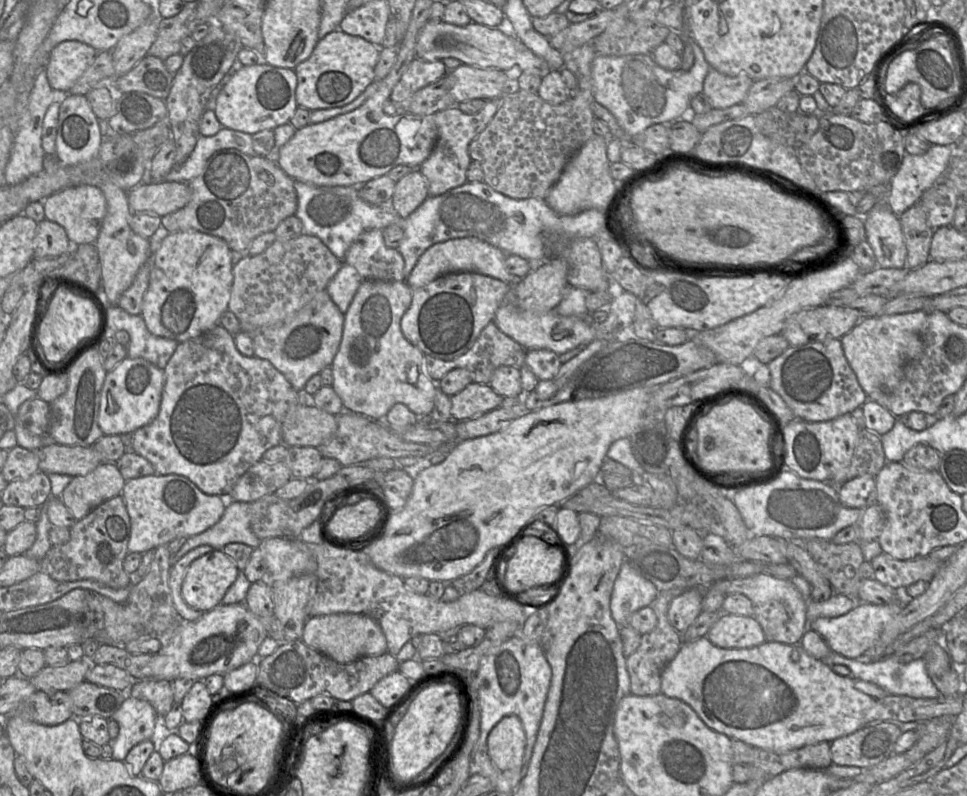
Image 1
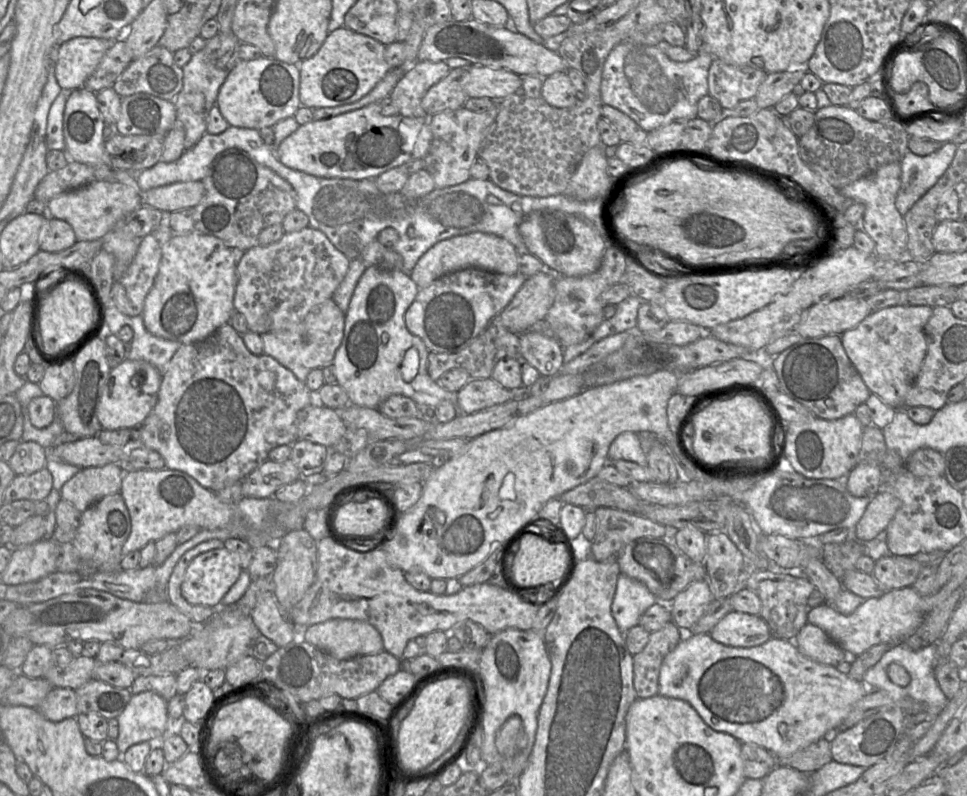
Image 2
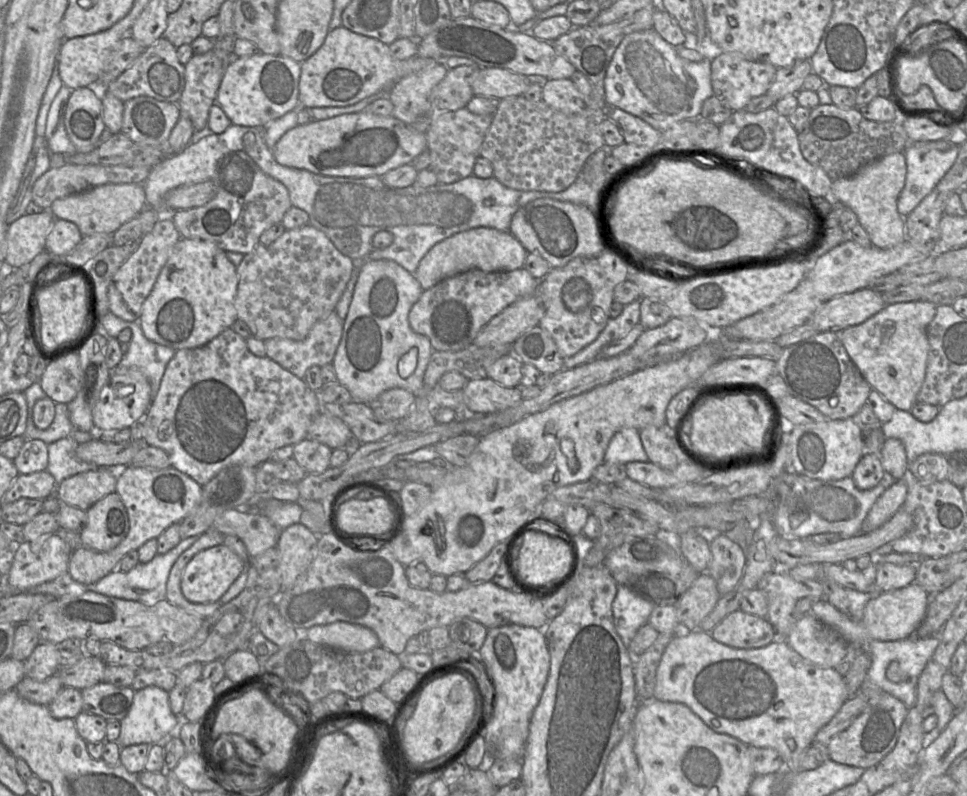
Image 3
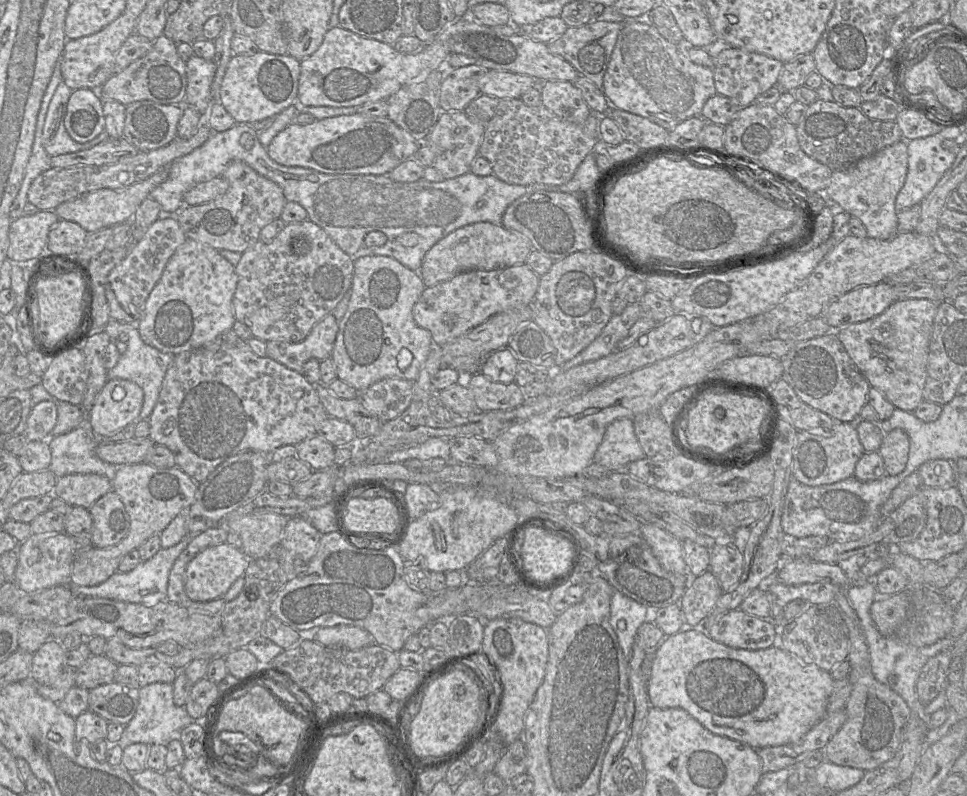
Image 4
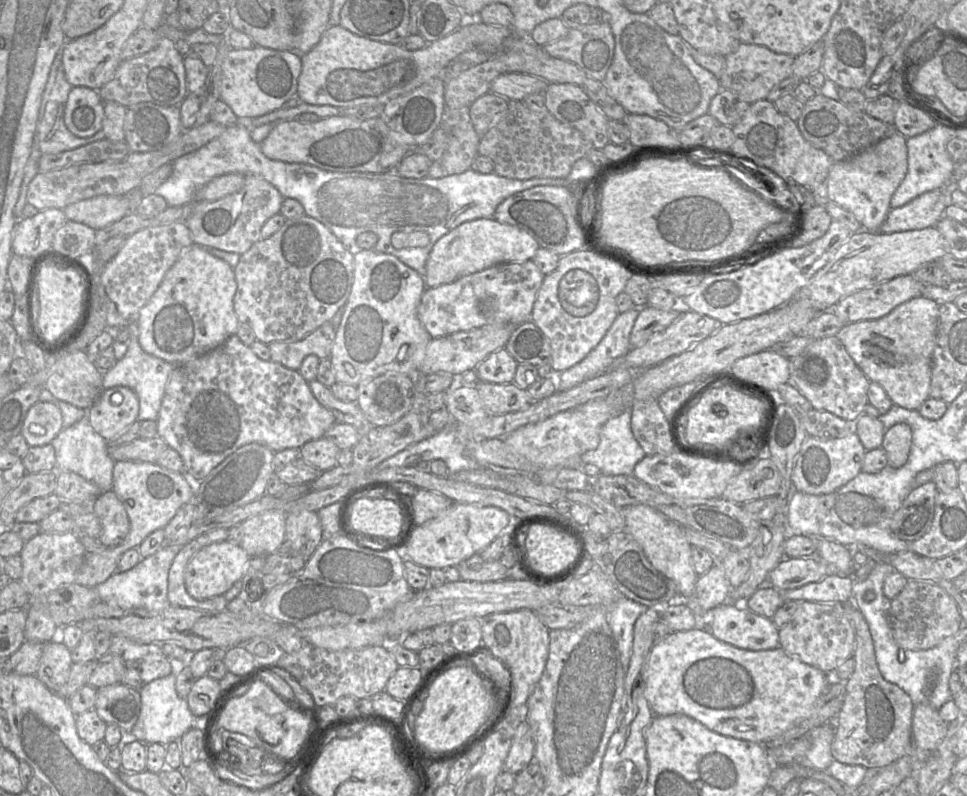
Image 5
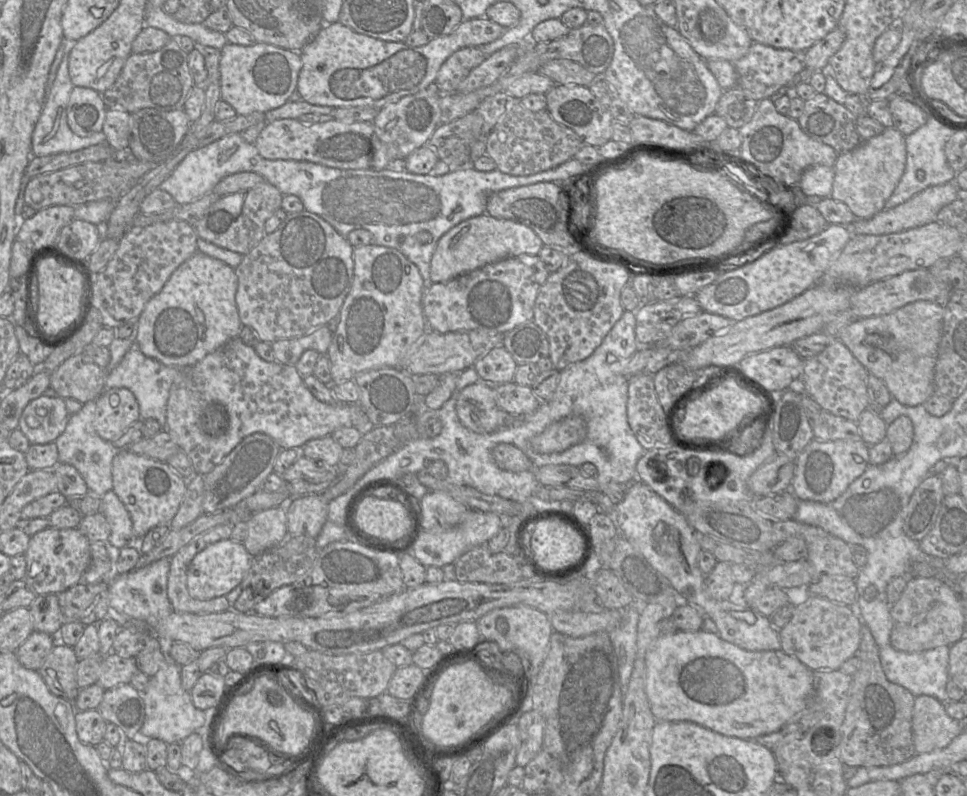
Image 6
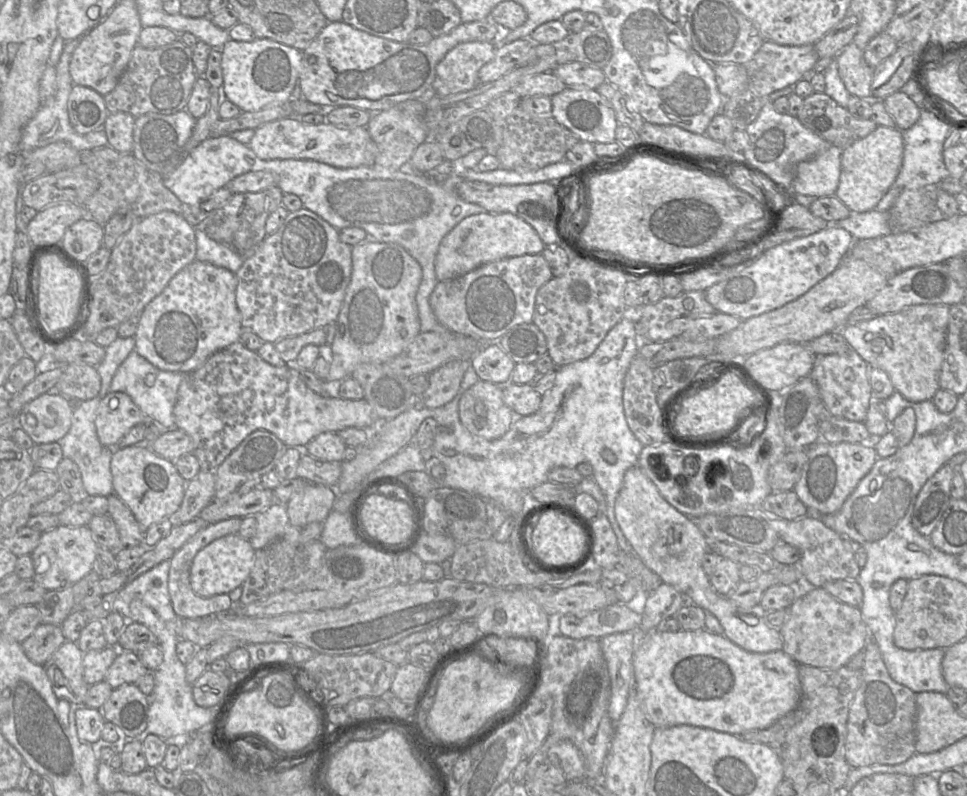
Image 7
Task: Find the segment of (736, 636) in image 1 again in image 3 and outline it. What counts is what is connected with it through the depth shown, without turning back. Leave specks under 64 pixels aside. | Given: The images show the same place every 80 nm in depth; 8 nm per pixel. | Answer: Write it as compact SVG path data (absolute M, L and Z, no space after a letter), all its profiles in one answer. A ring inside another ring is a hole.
M741 609L726 615L710 634L716 641L738 649L761 648L779 639L766 617L748 614Z

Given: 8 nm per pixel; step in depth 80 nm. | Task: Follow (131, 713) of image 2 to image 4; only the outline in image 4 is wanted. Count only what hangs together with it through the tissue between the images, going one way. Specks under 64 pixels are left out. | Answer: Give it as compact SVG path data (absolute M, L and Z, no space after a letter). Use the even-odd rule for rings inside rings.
M152 683L138 689L138 707L135 716L124 727L125 743L143 743L148 746L168 744L178 733L194 720L185 707L177 706L173 700L173 685L170 683Z

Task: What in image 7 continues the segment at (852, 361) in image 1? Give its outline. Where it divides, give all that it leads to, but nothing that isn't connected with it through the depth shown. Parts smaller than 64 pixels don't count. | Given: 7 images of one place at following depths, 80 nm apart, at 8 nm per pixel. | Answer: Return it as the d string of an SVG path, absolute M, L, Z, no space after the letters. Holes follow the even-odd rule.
M945 304L912 305L896 313L848 323L841 333L850 348L870 367L887 373L895 391L911 402L922 402L932 400L940 389L949 313L949 306Z

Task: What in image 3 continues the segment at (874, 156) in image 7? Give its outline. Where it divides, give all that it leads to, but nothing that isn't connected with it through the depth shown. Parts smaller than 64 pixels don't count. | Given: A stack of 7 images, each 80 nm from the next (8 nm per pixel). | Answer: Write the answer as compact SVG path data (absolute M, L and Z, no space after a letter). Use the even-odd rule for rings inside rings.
M904 152L875 159L849 177L833 180L831 191L846 207L851 208L858 222L869 234L871 244L880 249L892 248L907 240L905 218L897 209L897 201L907 174Z

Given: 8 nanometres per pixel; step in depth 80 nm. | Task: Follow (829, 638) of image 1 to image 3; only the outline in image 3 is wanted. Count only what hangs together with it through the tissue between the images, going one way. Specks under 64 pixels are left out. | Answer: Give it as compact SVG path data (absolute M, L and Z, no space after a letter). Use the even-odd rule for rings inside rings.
M916 582L899 589L874 594L866 603L861 621L851 619L825 599L811 607L809 614L839 632L853 648L863 648L869 640L895 641L914 636L922 622L929 603L929 594Z

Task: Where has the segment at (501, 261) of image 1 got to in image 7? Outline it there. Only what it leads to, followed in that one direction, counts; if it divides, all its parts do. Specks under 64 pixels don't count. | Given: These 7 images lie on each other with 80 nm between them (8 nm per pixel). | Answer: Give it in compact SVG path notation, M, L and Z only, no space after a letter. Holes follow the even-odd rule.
M483 211L460 221L441 241L435 260L438 281L462 276L487 263L522 256L541 254L546 245L536 230L512 213Z

